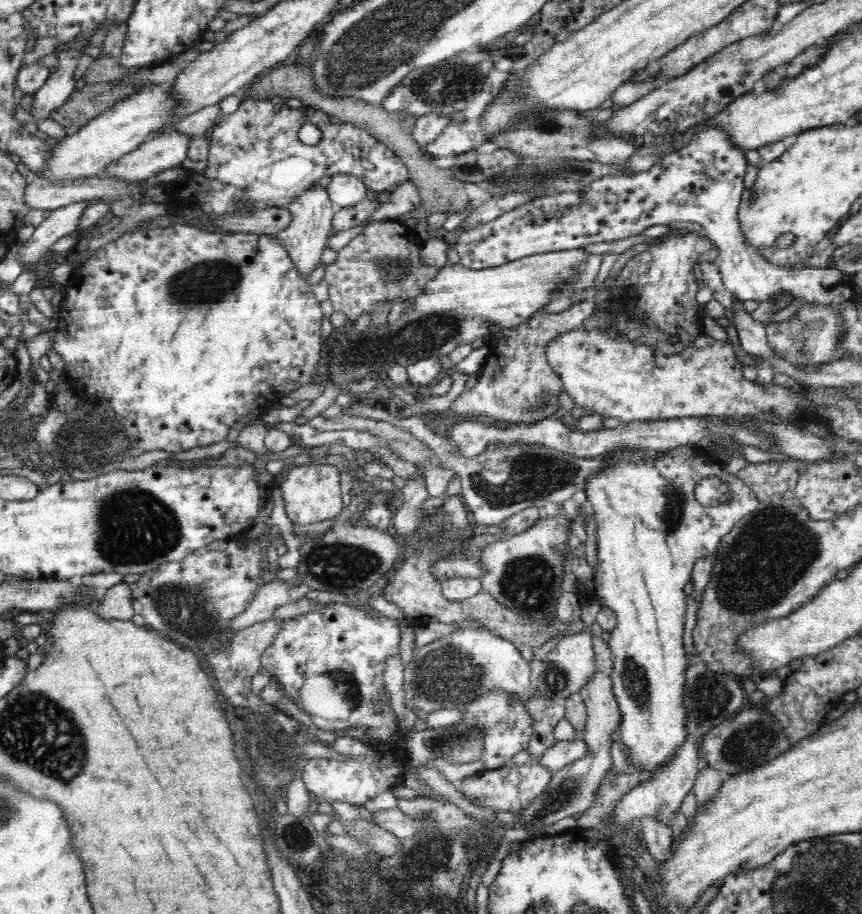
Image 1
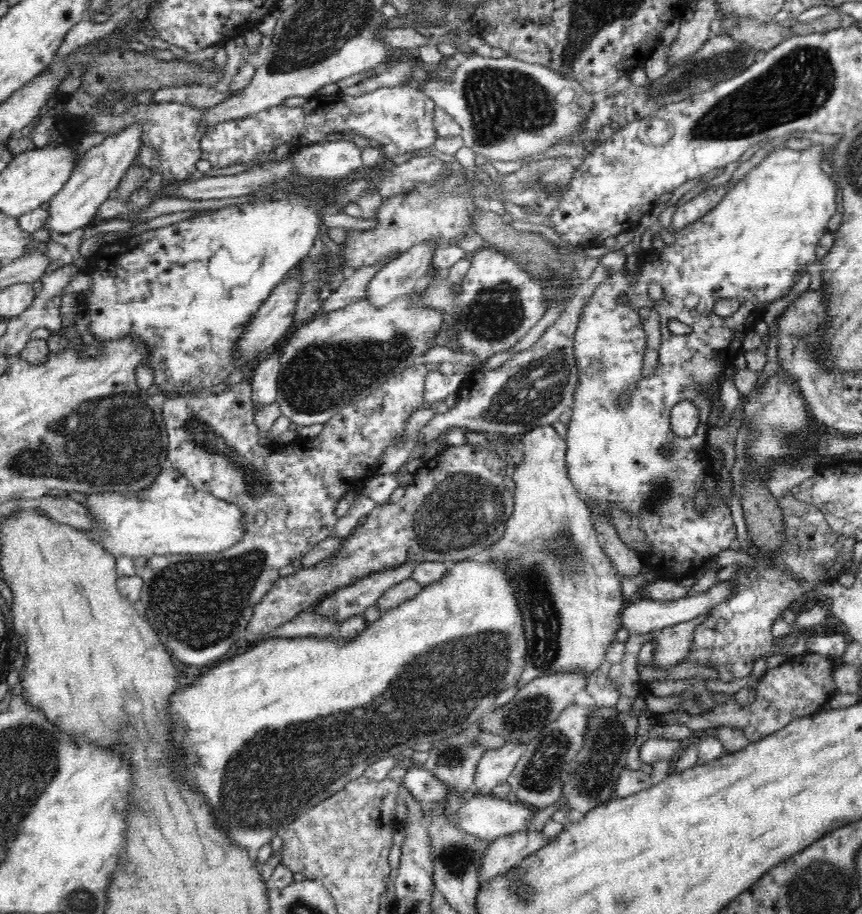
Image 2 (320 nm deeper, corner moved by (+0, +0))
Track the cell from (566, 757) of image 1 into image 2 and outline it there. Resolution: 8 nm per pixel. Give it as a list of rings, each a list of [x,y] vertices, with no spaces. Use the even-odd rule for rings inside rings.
[[[506,744],[498,749],[488,749],[481,754],[475,768],[474,789],[489,795],[498,784],[506,781],[526,750],[526,744]]]

